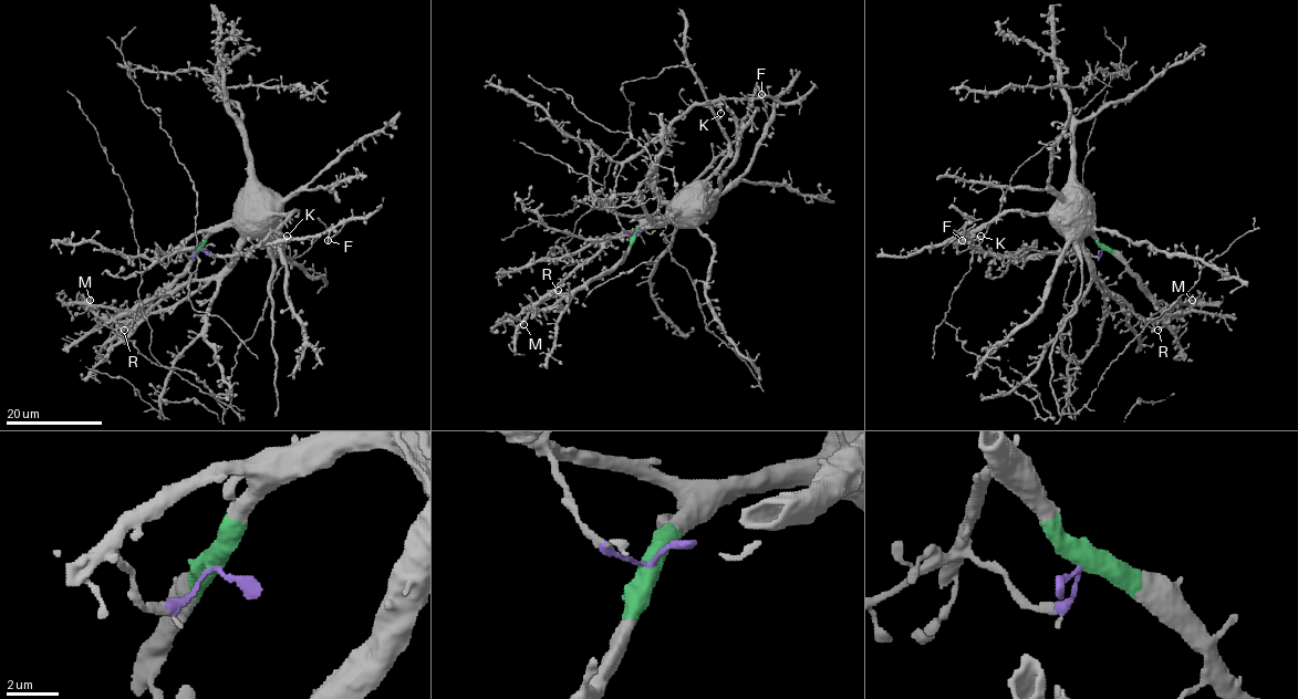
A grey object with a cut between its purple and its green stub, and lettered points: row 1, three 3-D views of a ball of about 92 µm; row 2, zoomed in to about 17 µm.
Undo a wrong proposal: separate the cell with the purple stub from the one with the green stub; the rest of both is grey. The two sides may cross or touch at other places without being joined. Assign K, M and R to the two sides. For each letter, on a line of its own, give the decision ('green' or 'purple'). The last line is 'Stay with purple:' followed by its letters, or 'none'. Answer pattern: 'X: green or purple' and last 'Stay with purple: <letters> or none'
K: purple
M: green
R: green
Stay with purple: K

